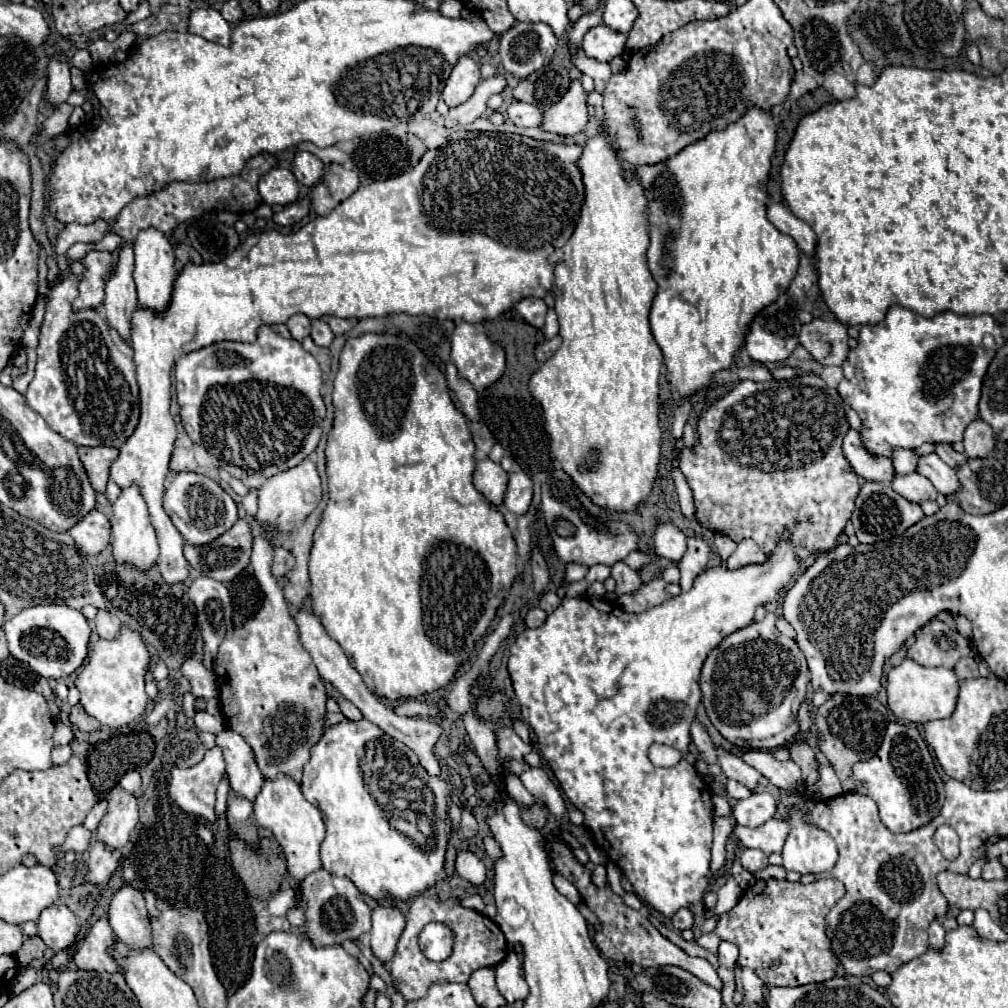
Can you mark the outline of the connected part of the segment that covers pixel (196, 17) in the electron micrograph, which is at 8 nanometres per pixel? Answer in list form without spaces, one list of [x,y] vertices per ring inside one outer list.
[[[195,10],[189,16],[189,32],[203,36],[205,40],[229,46],[231,44],[231,26],[217,10]]]

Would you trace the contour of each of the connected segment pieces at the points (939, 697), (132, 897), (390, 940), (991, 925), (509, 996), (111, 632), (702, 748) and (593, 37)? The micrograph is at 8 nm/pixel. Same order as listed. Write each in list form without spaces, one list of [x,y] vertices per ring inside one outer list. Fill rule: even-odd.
[[[905,658],[899,666],[895,666],[887,676],[887,696],[889,708],[899,720],[925,724],[937,718],[949,718],[955,710],[959,696],[959,678],[955,670],[949,668],[925,668],[911,658]]]
[[[131,886],[119,888],[111,898],[107,914],[117,938],[125,942],[131,950],[153,946],[151,920],[141,890]]]
[[[377,906],[373,910],[371,950],[383,964],[393,958],[403,928],[405,928],[405,916],[397,908]]]
[[[975,910],[975,920],[973,920],[973,928],[977,930],[977,934],[981,938],[987,938],[987,940],[993,940],[993,942],[1005,942],[1007,940],[1007,932],[1003,928],[999,928],[989,912],[985,910]]]
[[[509,952],[507,958],[495,966],[495,974],[497,974],[497,988],[507,1002],[517,1002],[527,998],[529,986],[525,984],[521,962],[515,952]]]
[[[97,610],[97,616],[95,616],[95,632],[101,638],[113,638],[113,636],[117,636],[117,628],[119,626],[121,626],[121,620],[113,612]]]
[[[693,724],[693,726],[691,726],[691,740],[695,742],[695,746],[697,746],[703,762],[707,762],[707,764],[715,764],[715,762],[717,762],[715,746],[713,746],[707,730],[705,730],[701,724]]]
[[[599,24],[591,30],[587,30],[587,34],[583,36],[583,52],[589,58],[595,58],[599,62],[609,62],[615,56],[619,56],[623,52],[625,46],[625,34],[613,32],[611,28],[605,28],[605,24]]]

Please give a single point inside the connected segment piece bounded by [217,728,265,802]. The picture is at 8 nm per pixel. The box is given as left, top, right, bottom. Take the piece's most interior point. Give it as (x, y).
(246, 780)

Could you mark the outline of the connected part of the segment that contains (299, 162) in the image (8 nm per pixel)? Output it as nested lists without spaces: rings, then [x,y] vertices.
[[[295,152],[291,166],[293,166],[293,174],[295,174],[299,184],[311,188],[311,186],[321,182],[323,162],[317,156],[313,156],[309,152]]]

